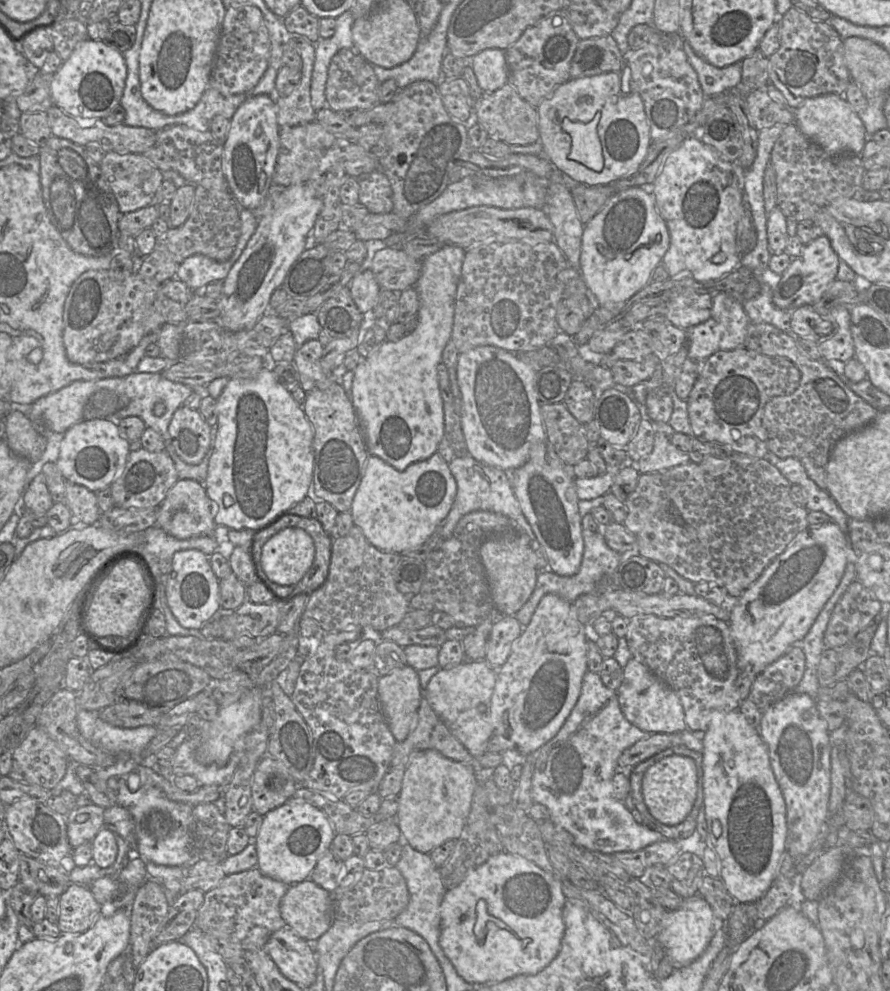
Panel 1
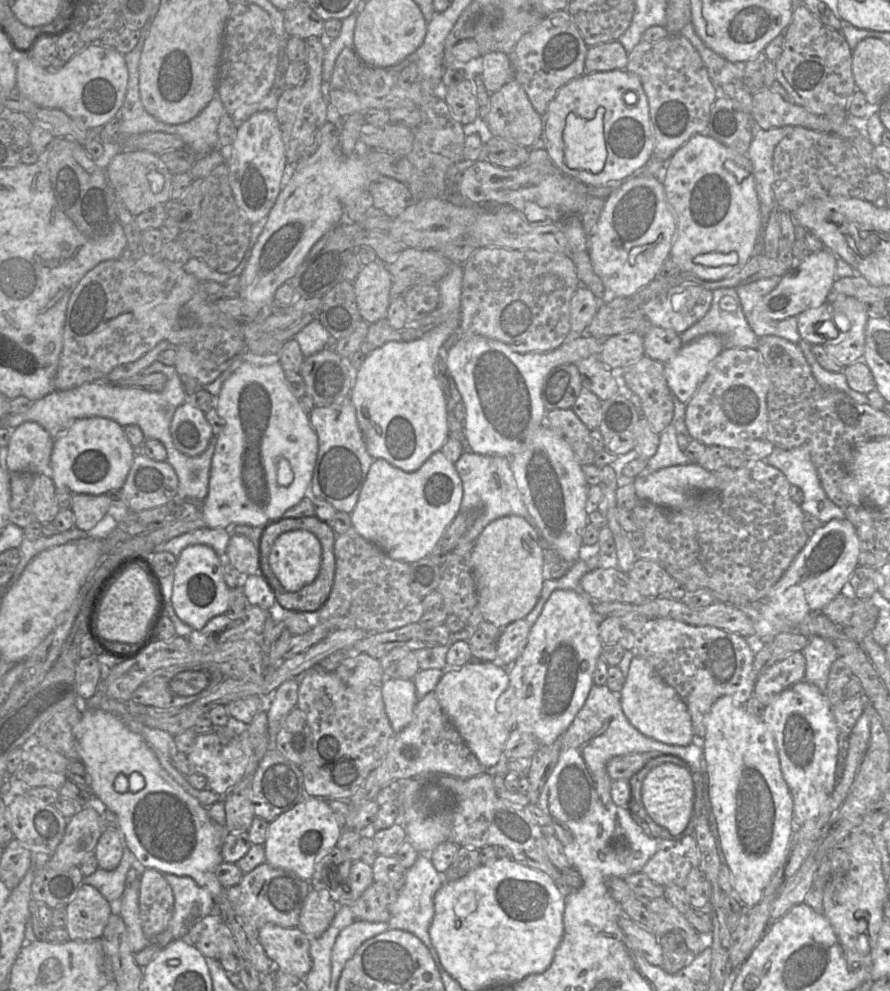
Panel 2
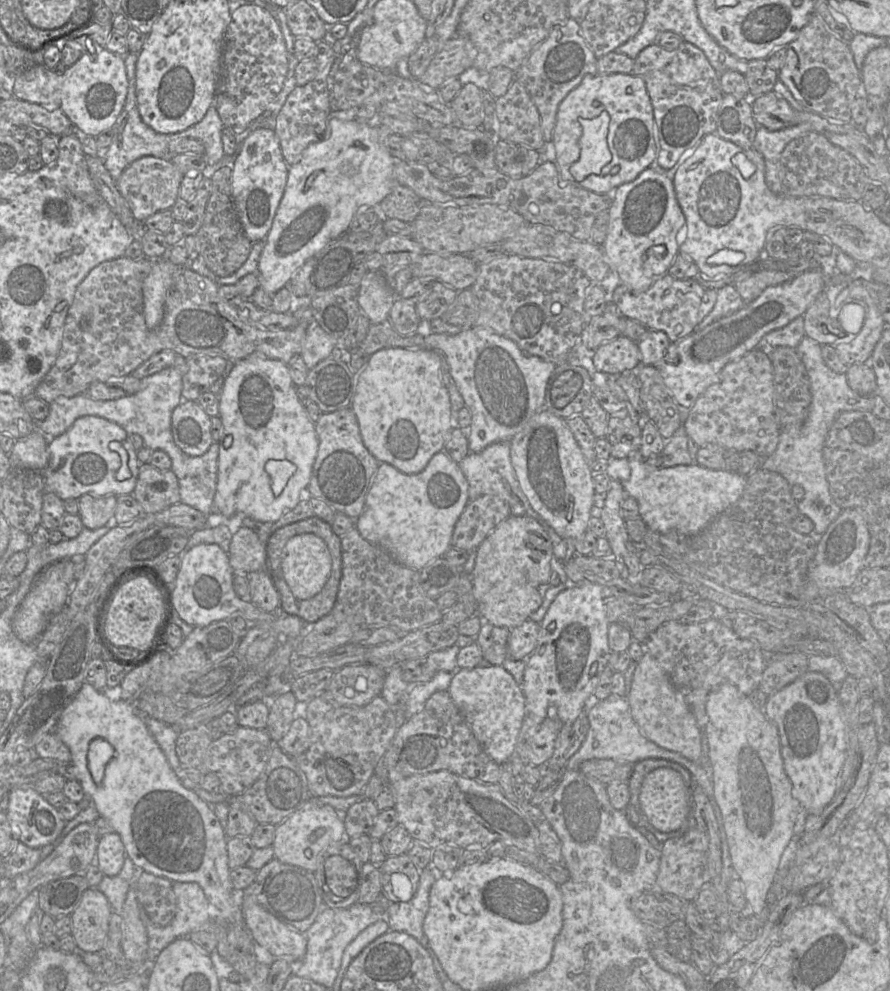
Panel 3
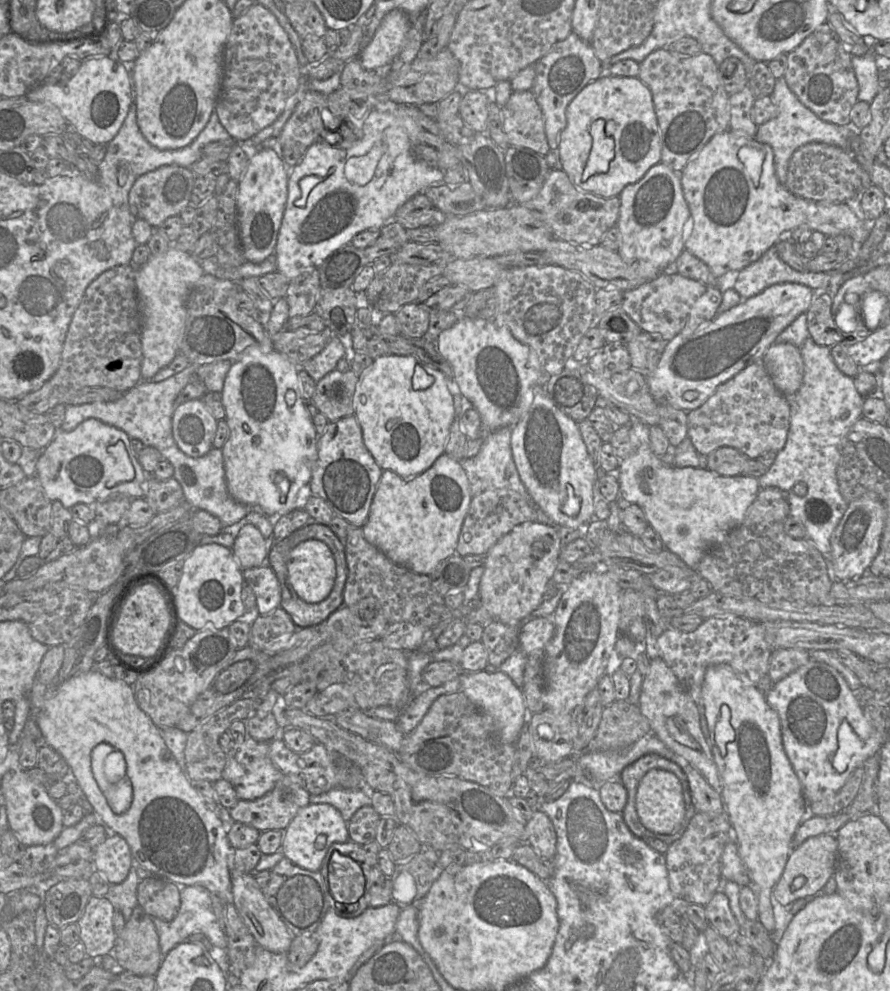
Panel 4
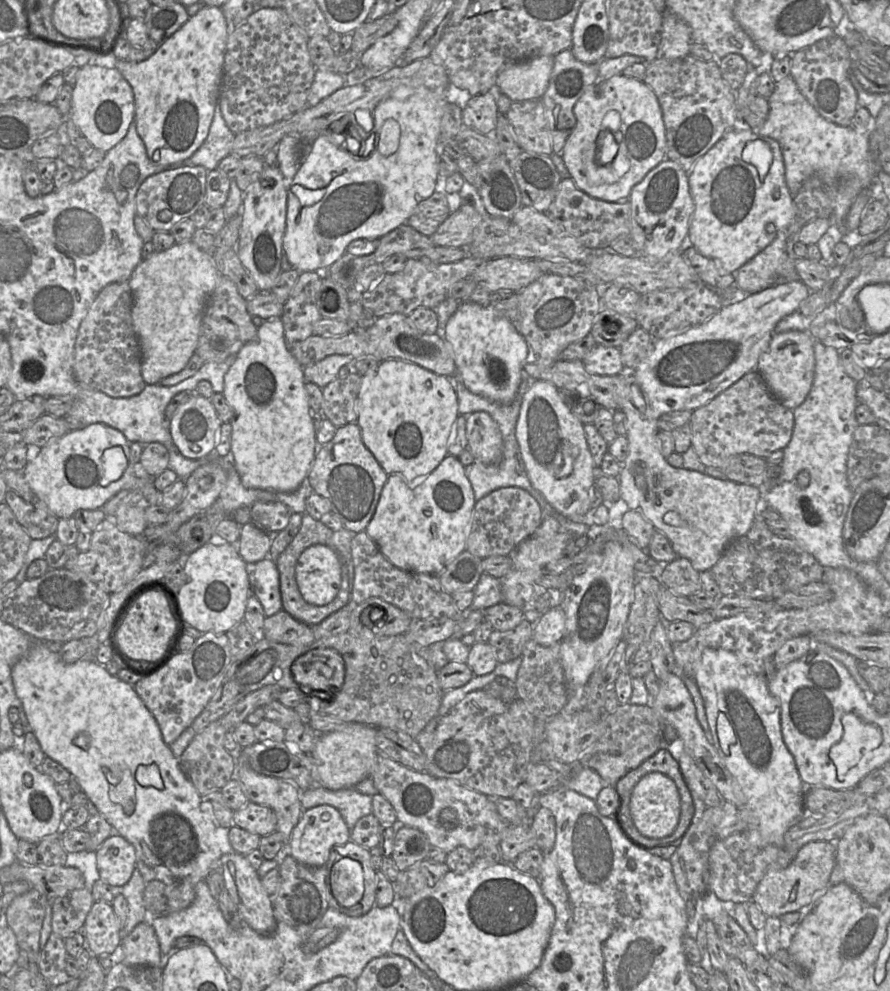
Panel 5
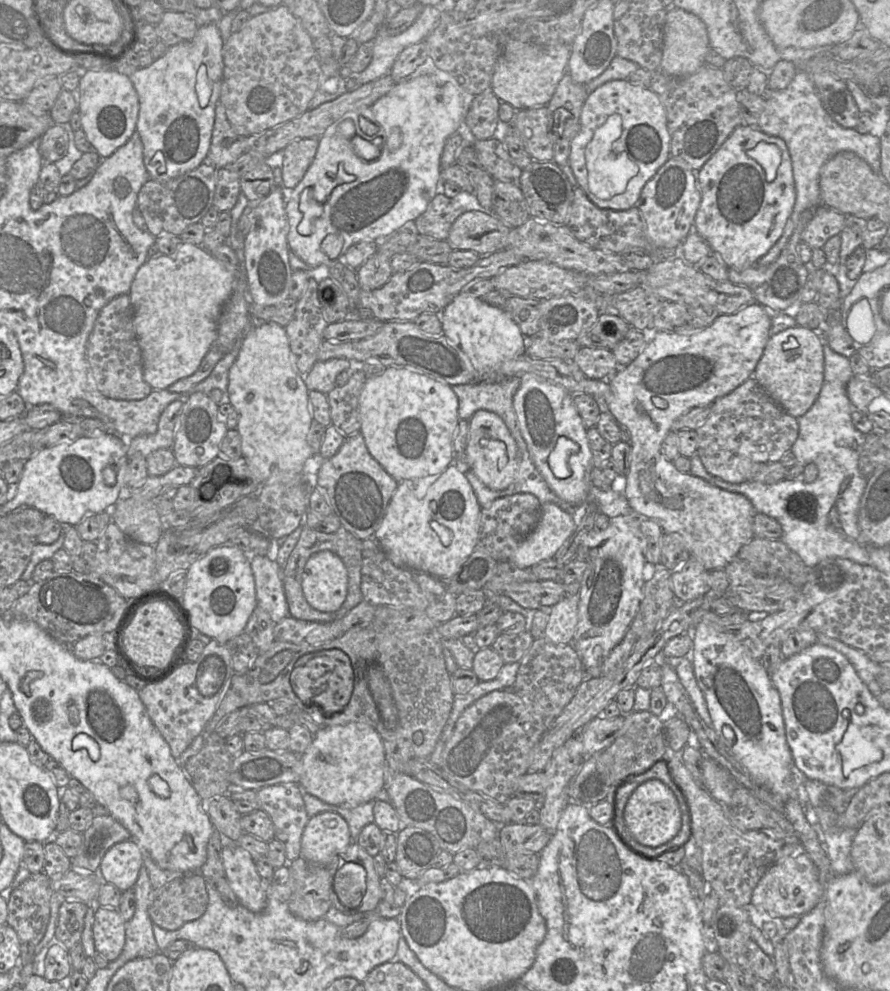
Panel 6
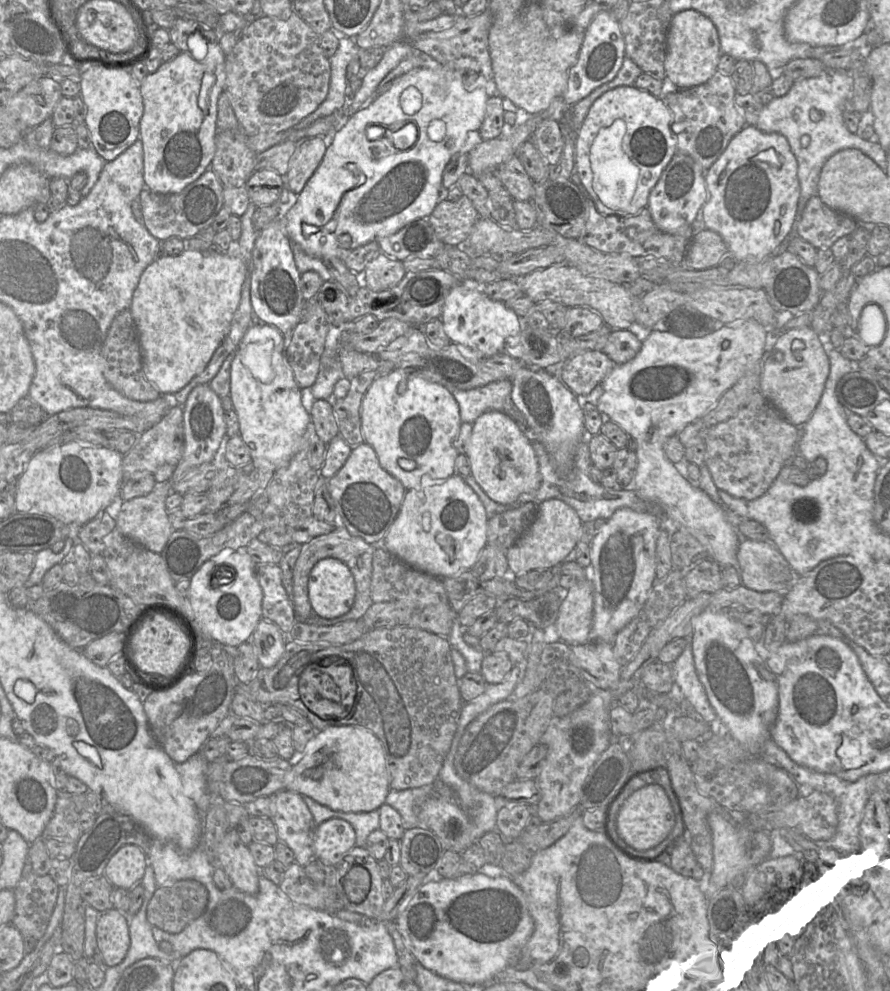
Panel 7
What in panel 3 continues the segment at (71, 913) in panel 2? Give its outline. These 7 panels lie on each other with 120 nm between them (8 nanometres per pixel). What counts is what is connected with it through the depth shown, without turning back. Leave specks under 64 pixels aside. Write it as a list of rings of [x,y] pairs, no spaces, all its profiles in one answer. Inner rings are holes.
[[[89,887],[70,915],[77,947],[83,952],[103,953],[113,909],[107,897],[97,888]]]

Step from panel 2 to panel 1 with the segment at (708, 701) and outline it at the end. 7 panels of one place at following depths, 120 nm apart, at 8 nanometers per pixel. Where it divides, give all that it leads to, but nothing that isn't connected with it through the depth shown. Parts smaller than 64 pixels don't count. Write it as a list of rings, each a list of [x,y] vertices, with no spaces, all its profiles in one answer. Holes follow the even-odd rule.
[[[643,614],[629,619],[625,639],[632,657],[676,692],[690,731],[706,731],[715,711],[739,709],[742,700],[735,682],[740,670],[728,622],[710,614],[670,618]]]

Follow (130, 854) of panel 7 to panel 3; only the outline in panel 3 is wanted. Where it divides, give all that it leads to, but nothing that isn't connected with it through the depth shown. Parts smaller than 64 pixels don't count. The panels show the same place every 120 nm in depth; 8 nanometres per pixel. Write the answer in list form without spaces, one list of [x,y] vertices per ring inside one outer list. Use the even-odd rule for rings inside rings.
[[[112,832],[99,838],[95,863],[105,876],[116,876],[126,857],[124,843],[118,833]]]

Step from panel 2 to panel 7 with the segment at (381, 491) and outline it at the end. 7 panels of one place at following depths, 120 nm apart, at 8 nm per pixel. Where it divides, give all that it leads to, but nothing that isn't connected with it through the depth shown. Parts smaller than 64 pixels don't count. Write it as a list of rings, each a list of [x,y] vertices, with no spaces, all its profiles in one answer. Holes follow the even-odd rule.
[[[457,473],[444,483],[424,490],[406,490],[400,511],[382,541],[389,553],[410,567],[440,579],[450,578],[469,571],[476,563],[487,545],[487,522],[488,517],[482,502]]]

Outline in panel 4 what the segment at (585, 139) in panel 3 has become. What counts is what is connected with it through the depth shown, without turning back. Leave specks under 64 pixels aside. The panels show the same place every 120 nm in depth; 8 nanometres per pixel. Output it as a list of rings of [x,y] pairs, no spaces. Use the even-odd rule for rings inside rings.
[[[597,119],[590,126],[593,143],[582,175],[582,181],[586,181],[595,174],[606,173],[611,160],[615,156],[614,139],[612,136],[606,135],[605,126],[606,121],[604,119]]]

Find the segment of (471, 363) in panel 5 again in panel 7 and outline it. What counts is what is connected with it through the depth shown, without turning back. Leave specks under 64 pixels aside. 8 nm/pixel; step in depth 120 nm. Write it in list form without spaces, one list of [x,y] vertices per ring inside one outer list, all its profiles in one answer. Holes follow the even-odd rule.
[[[459,283],[447,294],[441,321],[451,343],[470,360],[480,360],[504,352],[505,346],[515,346],[522,330],[522,319],[503,302],[490,299],[474,283]]]

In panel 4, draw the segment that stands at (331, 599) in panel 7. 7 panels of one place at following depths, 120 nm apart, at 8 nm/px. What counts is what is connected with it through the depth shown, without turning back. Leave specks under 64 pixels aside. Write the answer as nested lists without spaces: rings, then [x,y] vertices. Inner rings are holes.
[[[310,539],[297,544],[285,564],[289,582],[301,600],[317,604],[329,596],[336,565],[331,550],[323,542]]]

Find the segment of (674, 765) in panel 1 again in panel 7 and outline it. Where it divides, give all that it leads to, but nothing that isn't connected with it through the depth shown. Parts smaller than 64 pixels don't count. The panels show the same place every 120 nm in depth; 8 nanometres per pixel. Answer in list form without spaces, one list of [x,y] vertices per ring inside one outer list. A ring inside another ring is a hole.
[[[647,784],[624,803],[617,818],[617,833],[629,847],[647,851],[665,841],[675,824],[676,817],[665,790],[658,784]]]

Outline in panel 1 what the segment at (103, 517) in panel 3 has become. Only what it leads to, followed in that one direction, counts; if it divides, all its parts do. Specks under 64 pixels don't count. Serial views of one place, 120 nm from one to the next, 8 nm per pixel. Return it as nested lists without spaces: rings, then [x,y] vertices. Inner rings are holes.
[[[67,481],[65,486],[65,505],[71,512],[70,525],[97,525],[101,511],[95,493]]]

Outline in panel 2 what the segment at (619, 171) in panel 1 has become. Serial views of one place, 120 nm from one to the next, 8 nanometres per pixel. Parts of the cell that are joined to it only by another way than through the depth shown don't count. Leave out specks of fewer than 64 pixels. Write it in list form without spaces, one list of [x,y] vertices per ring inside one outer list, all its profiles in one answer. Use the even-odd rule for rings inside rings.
[[[622,70],[584,73],[562,86],[555,97],[549,102],[543,115],[543,135],[545,150],[553,164],[562,173],[579,180],[589,186],[610,186],[622,183],[638,173],[654,155],[653,127],[650,119],[648,98],[644,92],[638,75]],[[634,92],[637,96],[635,103],[625,101],[625,94]],[[599,107],[605,109],[603,118],[604,140],[607,149],[607,159],[604,169],[598,174],[572,168],[567,163],[566,145],[563,132],[566,118],[570,113],[586,120],[592,120]]]

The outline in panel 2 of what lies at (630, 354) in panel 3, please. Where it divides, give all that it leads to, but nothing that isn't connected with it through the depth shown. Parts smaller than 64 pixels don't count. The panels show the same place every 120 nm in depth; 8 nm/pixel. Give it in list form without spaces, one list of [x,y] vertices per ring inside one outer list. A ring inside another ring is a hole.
[[[634,331],[605,338],[598,354],[611,370],[622,370],[644,356],[644,339]]]

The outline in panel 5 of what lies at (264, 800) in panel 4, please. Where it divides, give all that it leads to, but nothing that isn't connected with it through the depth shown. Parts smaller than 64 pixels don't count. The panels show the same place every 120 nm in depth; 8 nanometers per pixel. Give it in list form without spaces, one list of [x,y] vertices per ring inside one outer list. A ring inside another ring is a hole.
[[[248,802],[244,807],[234,811],[234,825],[261,837],[273,834],[277,829],[275,812],[266,806]]]

